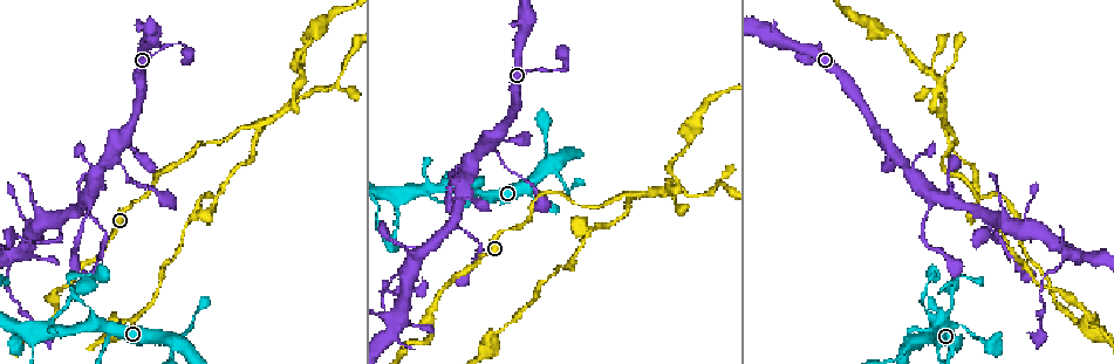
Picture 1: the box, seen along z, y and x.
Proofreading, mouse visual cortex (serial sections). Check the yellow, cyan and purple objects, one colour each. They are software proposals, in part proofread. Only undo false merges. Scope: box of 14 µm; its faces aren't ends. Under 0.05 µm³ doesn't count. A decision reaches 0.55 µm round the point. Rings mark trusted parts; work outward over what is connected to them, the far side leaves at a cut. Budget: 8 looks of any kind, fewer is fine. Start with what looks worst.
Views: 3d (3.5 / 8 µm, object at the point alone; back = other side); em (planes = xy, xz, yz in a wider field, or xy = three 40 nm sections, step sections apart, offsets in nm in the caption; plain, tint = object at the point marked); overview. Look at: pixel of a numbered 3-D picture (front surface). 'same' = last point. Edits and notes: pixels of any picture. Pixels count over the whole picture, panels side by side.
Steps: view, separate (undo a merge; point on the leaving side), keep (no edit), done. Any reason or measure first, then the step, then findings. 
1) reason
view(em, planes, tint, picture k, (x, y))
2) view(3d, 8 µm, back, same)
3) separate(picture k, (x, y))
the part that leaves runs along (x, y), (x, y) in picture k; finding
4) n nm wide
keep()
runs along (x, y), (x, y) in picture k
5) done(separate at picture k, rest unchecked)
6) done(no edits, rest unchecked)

a narrow waist
view(3d, 3.5 µm, back, picture 1, (282, 110))

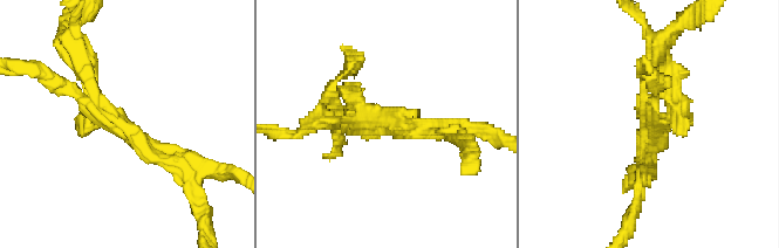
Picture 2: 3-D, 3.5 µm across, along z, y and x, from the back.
now the EM
view(em, xy, step 5, tint, picture 2, (381, 122))

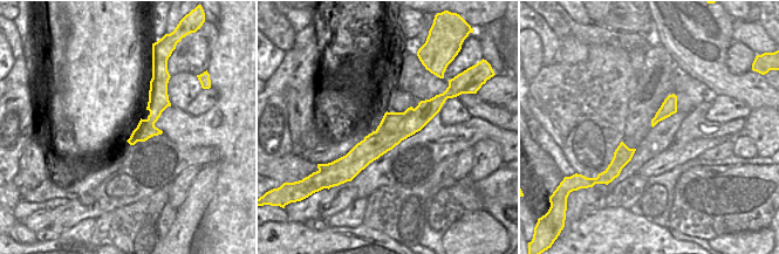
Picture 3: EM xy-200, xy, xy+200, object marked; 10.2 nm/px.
320 nm wide
separate(picture 2, (335, 101))
border along (414, 109), (394, 129), (376, 131) in picture 3; a second cell is stuck on

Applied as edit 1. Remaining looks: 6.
see it whole again
view(overview)

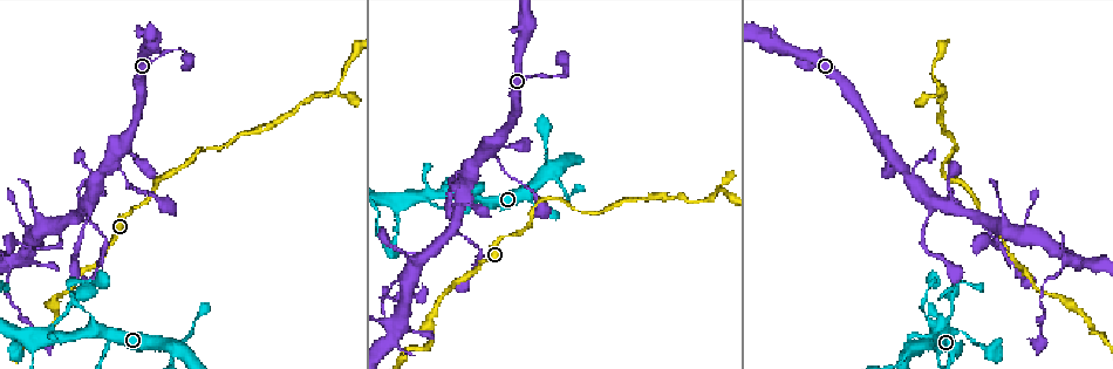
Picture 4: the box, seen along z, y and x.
four-way junction
view(3d, 8 µm, picture 4, (915, 347))

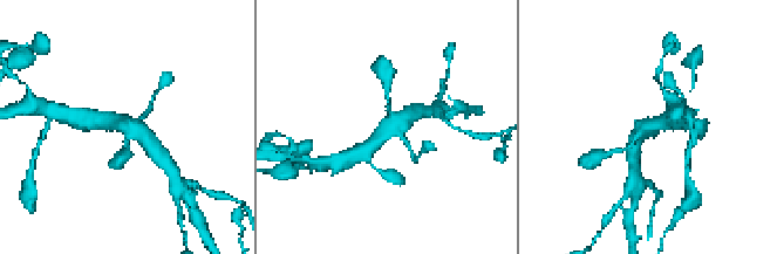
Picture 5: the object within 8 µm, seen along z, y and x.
zoom in
view(3d, 3.5 µm, picture 5, (647, 128))

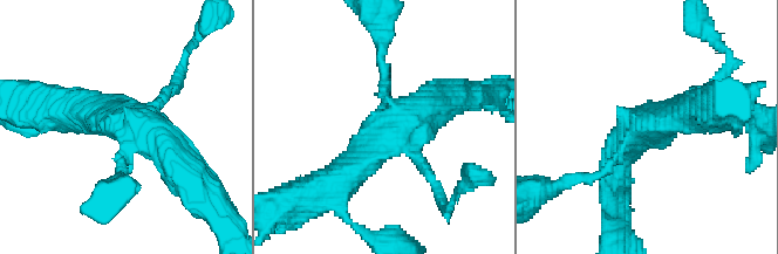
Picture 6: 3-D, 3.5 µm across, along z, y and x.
keep()
runs along (335, 182), (432, 97), (444, 97) in picture 6; continuous, no second cell

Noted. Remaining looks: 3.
three arms meet
view(3d, 3.5 µm, picture 4, (452, 230))

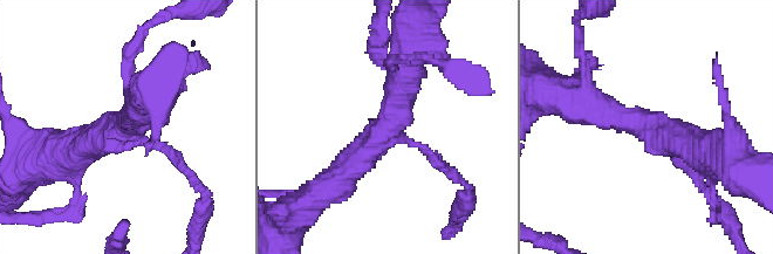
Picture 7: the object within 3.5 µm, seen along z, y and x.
view(em, xy, step 1, plain, picture 7, (385, 129))

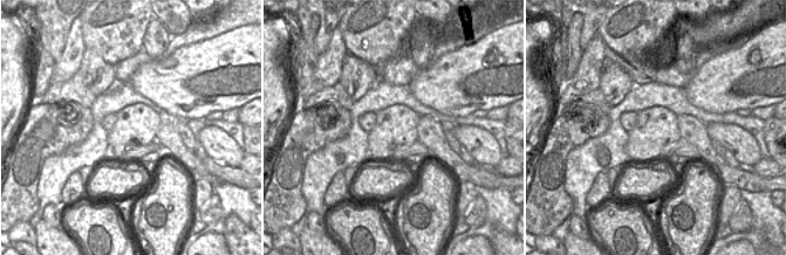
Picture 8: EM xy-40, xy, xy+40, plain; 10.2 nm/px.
view(em, xy, step 1, tint, same)

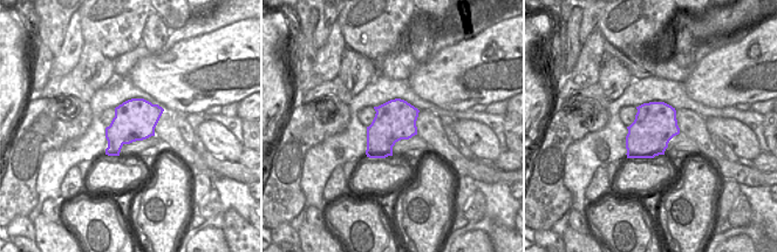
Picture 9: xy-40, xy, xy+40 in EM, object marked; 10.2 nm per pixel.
arms of 100, 450, 450 nm
keep()
runs along (406, 64), (389, 128), (332, 185) in picture 7; continuous, no second cell

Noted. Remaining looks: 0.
done(separate at picture 2, rest unchecked)

